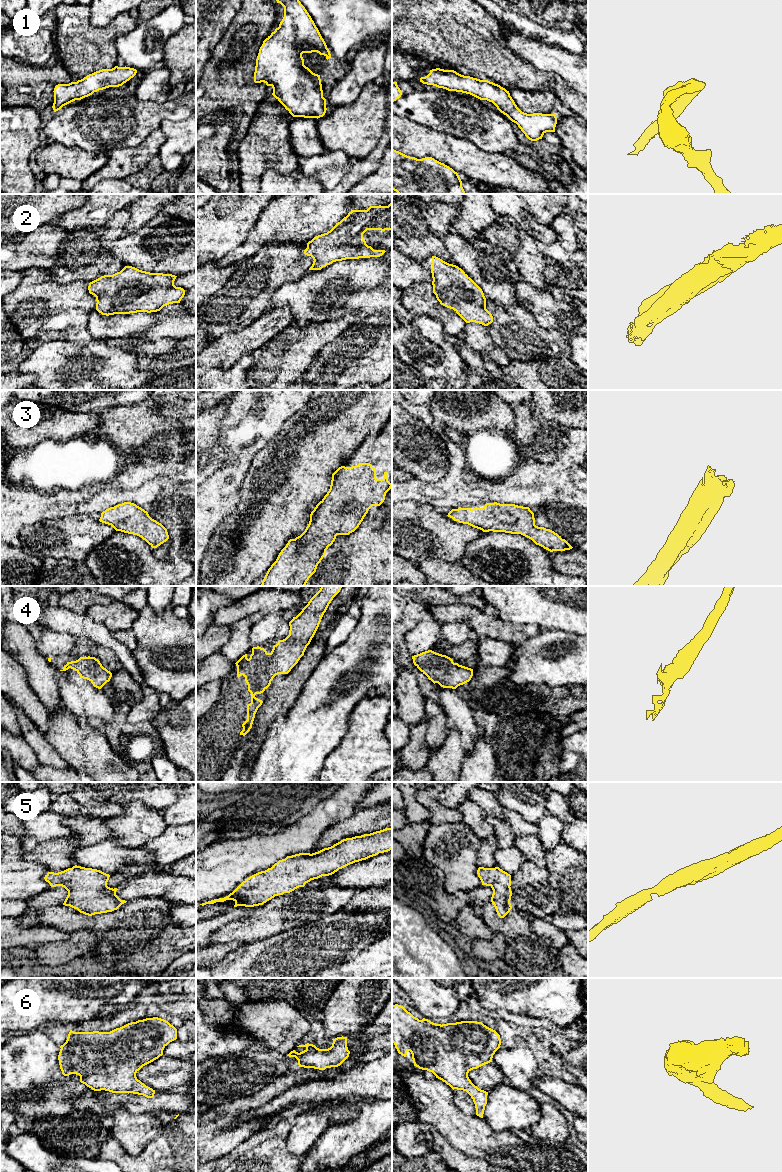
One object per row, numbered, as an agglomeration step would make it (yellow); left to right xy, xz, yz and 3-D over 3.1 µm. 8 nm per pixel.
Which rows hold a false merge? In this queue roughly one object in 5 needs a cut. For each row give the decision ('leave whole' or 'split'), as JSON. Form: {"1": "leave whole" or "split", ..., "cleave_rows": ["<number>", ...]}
{"1": "leave whole", "2": "leave whole", "3": "leave whole", "4": "leave whole", "5": "leave whole", "6": "leave whole", "cleave_rows": []}

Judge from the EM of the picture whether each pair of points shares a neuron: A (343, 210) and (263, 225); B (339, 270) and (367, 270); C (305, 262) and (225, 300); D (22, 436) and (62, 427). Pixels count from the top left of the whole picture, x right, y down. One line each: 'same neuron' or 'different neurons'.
A: same neuron
B: same neuron
C: same neuron
D: same neuron

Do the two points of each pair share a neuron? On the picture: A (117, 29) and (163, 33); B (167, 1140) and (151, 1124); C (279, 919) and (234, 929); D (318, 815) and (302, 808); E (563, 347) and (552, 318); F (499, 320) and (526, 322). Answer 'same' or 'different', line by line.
A: different
B: different
C: same
D: different
E: different
F: same

